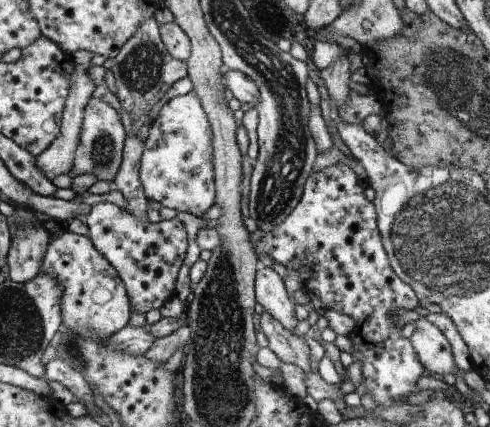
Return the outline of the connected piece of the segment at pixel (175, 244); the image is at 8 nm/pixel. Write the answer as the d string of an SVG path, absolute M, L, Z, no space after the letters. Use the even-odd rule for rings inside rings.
M100 201L91 206L91 211L84 221L88 226L89 236L94 241L95 247L111 261L122 277L131 299L132 311L147 313L152 309L160 309L168 298L172 298L175 294L177 274L189 245L186 229L178 217L165 221L158 219L157 222L139 221L120 206L112 202Z

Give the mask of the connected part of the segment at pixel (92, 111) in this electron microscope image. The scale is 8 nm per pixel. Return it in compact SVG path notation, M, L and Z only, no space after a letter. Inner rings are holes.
M91 97L85 108L85 115L81 126L80 138L75 152L75 166L72 175L86 171L93 172L98 180L114 180L119 171L120 160L123 160L124 126L110 102L106 104L104 98Z

